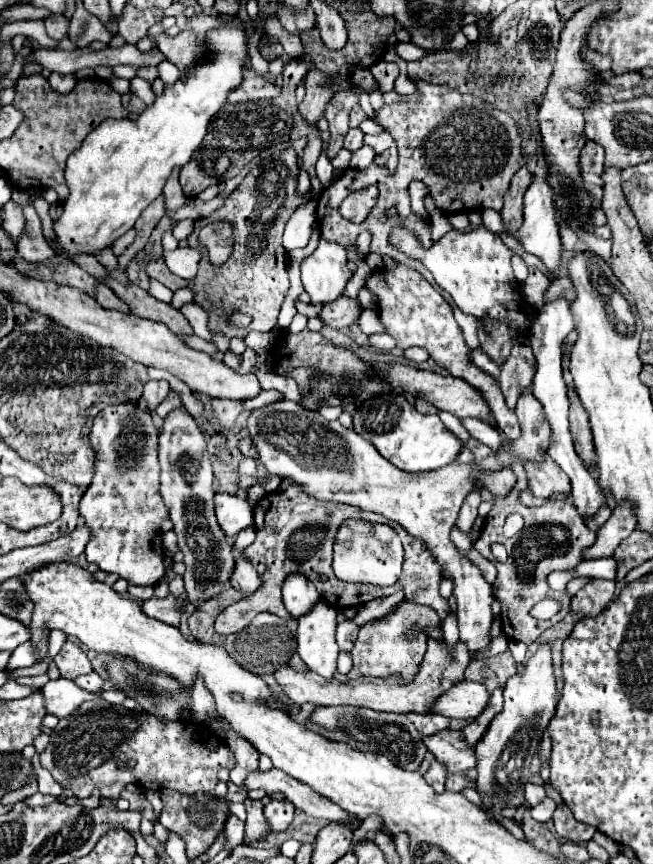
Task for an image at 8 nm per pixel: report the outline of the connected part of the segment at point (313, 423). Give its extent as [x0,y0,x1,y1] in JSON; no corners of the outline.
[248,391,550,653]

